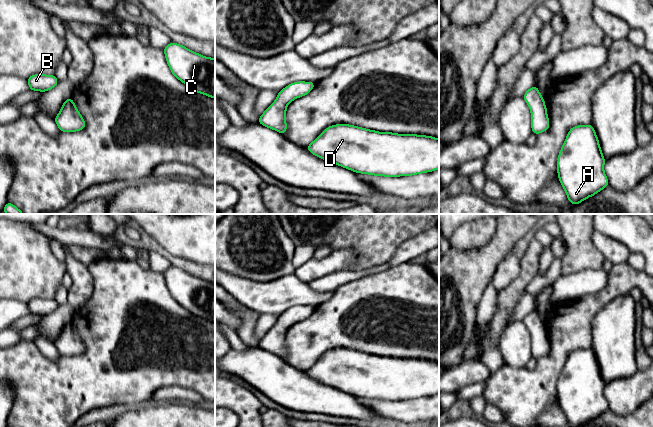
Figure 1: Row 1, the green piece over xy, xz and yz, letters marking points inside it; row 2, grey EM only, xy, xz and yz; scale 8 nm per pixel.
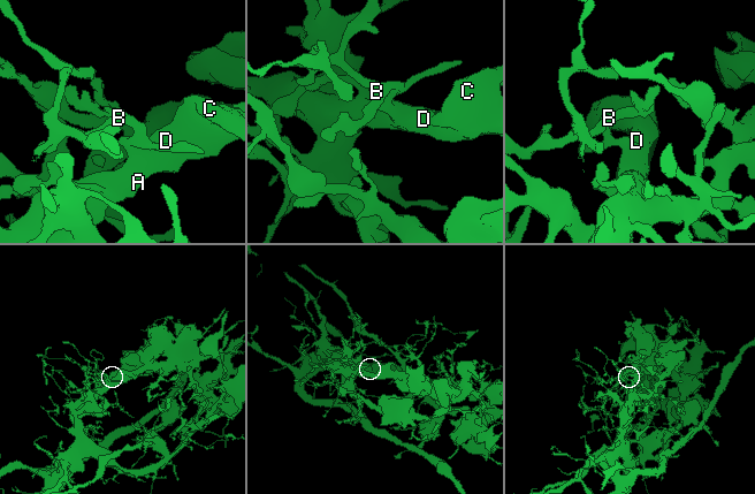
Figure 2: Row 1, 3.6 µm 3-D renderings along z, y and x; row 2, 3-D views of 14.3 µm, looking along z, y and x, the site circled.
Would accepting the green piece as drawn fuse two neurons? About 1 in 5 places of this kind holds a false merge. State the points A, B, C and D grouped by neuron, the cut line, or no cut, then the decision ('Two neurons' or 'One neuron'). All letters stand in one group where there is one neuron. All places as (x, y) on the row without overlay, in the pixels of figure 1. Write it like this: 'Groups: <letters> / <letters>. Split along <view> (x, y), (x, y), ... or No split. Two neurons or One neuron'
Groups: A B C D. No split. One neuron

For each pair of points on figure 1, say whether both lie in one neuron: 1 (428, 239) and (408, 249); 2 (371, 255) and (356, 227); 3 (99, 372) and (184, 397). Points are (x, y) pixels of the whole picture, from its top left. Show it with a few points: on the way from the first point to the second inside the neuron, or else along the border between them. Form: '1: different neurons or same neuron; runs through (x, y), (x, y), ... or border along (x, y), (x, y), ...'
1: same neuron; runs through (423, 243), (413, 247)
2: same neuron; runs through (371, 248), (371, 242), (363, 234)
3: different neurons; border along (181, 386), (158, 388), (150, 402)

